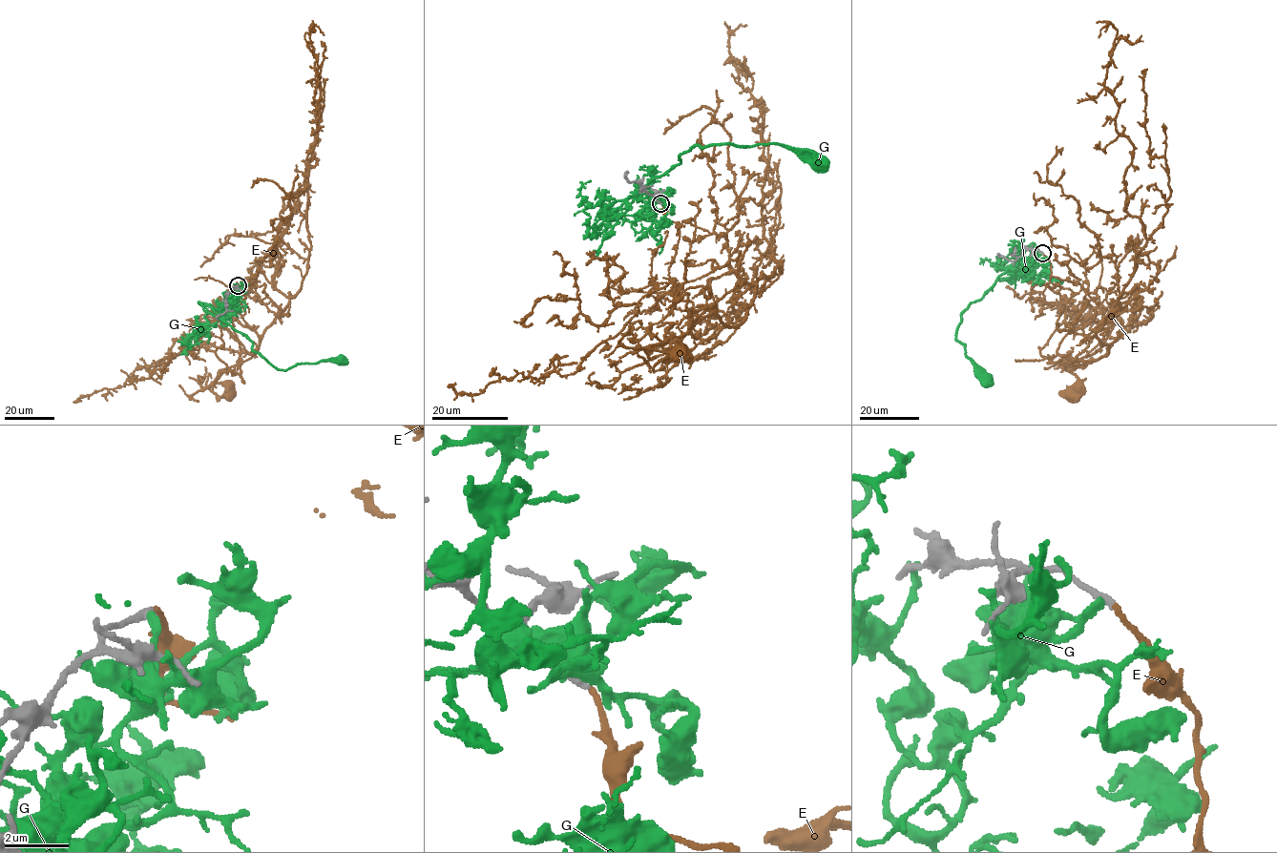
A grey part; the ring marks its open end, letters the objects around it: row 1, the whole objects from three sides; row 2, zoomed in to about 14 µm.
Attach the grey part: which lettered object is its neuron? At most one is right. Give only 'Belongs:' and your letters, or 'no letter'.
Belongs: E

